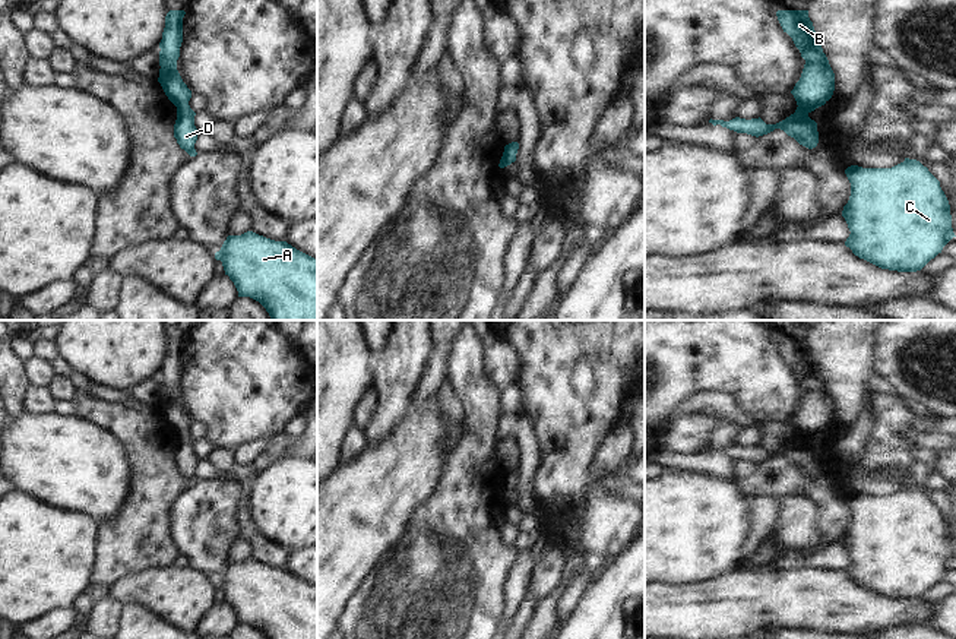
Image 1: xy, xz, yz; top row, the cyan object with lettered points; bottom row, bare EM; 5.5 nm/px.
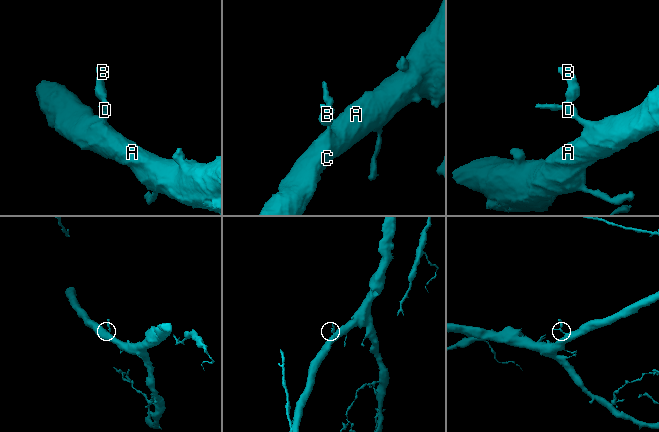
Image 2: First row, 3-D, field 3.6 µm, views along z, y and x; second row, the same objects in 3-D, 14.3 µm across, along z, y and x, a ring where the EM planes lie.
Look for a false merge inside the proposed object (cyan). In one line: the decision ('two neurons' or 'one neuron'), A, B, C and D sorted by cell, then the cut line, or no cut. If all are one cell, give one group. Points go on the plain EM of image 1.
one neuron | A B C D | no cut

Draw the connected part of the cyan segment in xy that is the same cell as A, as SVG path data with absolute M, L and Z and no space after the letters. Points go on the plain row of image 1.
M253 559L228 563L215 586L222 589L238 624L259 629L266 639L317 639L317 586L287 569L275 569Z

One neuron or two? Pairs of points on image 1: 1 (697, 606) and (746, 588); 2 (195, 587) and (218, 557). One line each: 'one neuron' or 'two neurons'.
1: one neuron
2: two neurons

